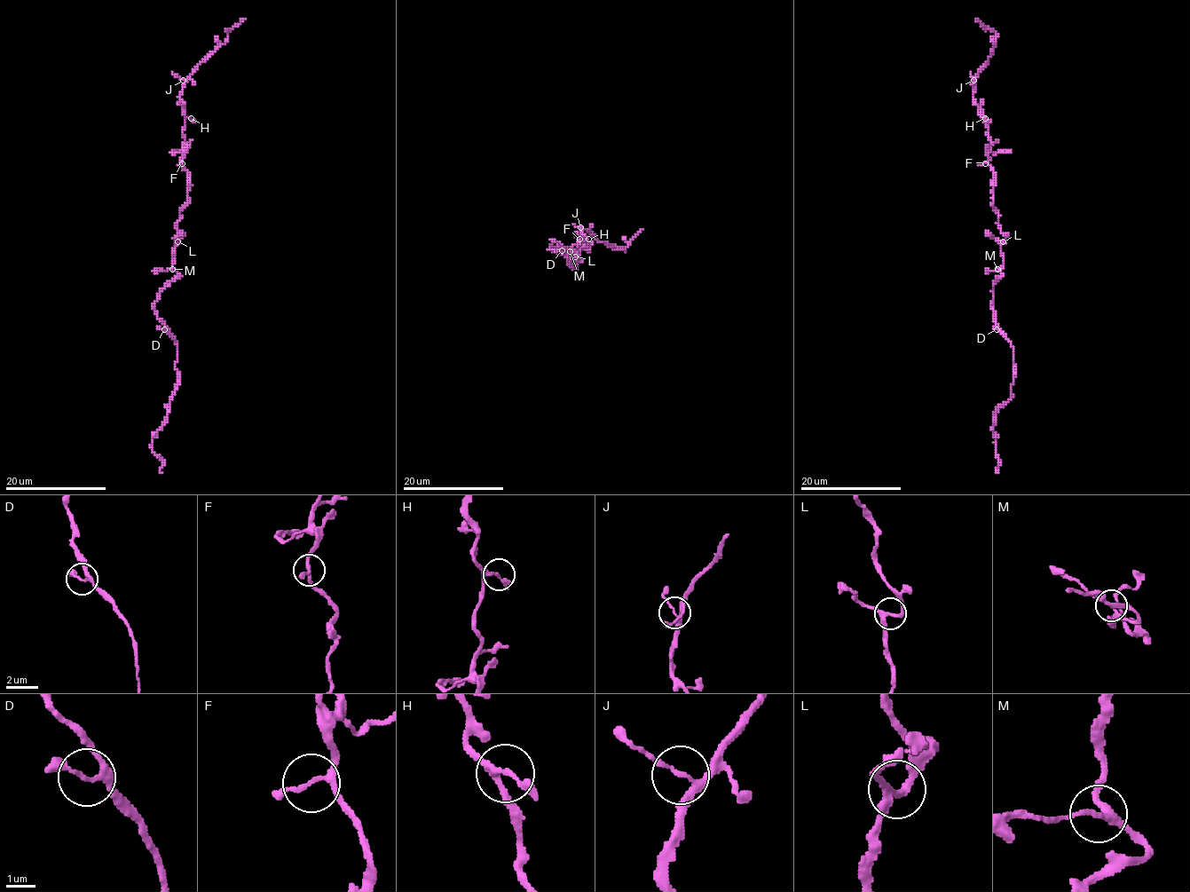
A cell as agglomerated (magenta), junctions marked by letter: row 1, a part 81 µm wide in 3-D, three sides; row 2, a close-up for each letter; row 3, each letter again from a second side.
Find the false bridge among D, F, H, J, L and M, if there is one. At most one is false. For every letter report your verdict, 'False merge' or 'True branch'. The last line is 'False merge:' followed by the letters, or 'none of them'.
D: True branch
F: True branch
H: True branch
J: True branch
L: True branch
M: True branch
False merge: none of them

